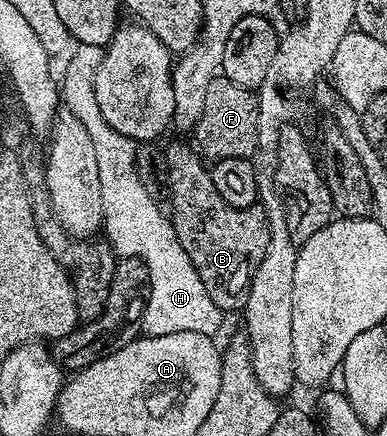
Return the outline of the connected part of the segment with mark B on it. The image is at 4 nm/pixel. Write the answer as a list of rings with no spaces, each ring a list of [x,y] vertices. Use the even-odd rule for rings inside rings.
[[[184,144],[167,145],[166,148],[166,184],[168,180],[168,188],[172,191],[172,226],[210,298],[214,298],[216,305],[225,313],[235,308],[237,311],[243,309],[248,300],[248,288],[271,246],[268,214],[259,203],[249,208],[227,204],[222,194],[214,190],[209,165],[189,148]]]

